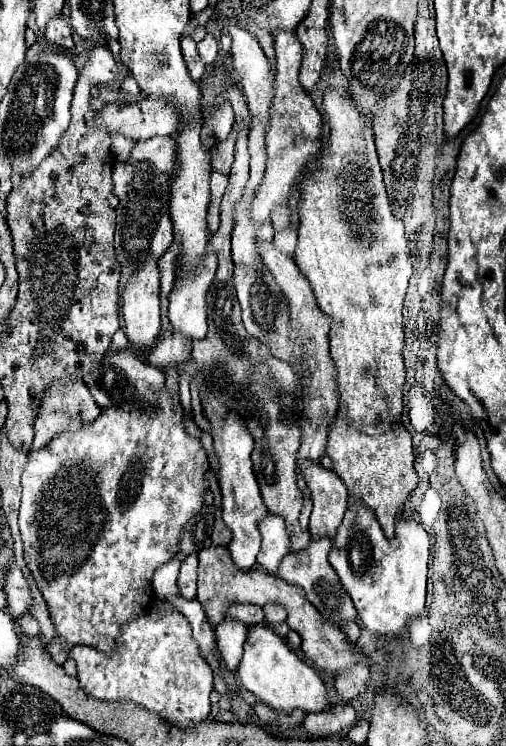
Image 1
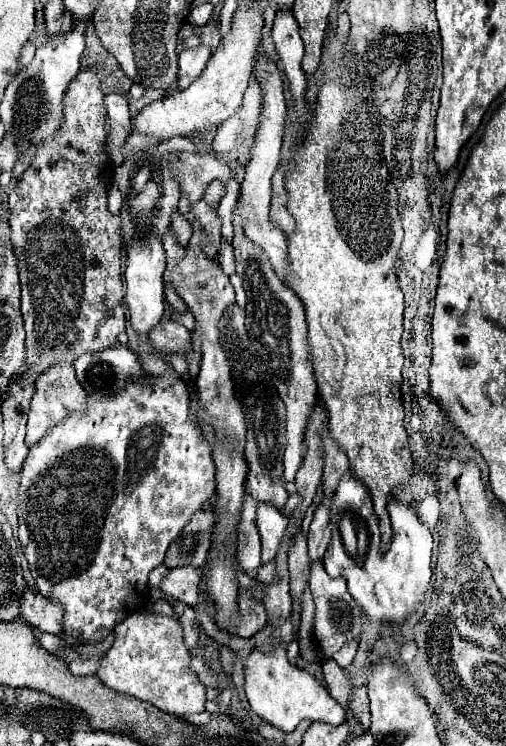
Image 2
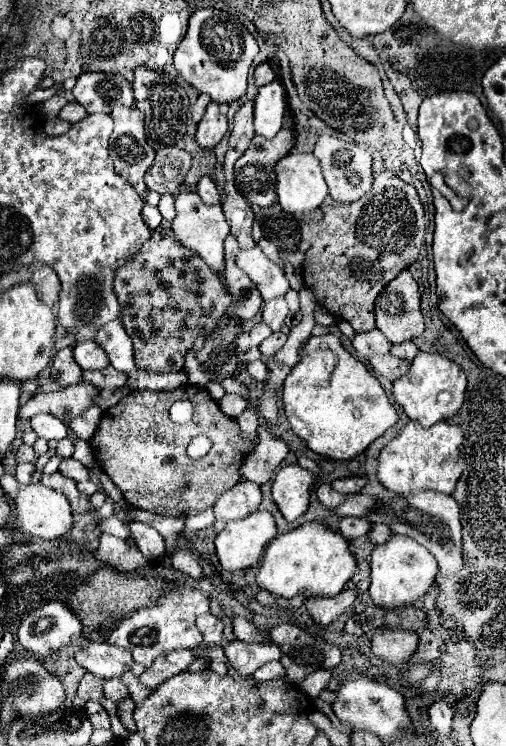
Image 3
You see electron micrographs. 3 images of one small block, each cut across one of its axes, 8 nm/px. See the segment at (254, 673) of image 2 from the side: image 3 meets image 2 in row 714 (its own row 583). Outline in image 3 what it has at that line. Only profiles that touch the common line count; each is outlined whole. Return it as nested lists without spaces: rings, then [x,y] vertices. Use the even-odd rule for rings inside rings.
[[[306,522],[292,532],[276,536],[268,544],[256,580],[260,588],[282,598],[292,598],[302,590],[306,596],[334,596],[348,584],[356,568],[356,558],[350,552],[348,538],[338,530],[332,530],[326,522]]]

